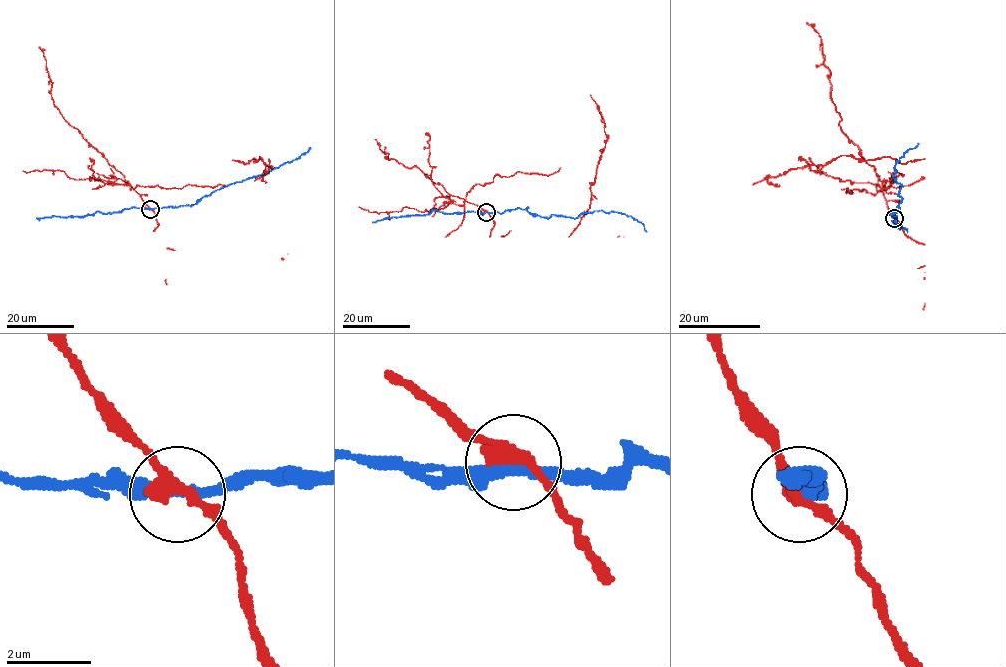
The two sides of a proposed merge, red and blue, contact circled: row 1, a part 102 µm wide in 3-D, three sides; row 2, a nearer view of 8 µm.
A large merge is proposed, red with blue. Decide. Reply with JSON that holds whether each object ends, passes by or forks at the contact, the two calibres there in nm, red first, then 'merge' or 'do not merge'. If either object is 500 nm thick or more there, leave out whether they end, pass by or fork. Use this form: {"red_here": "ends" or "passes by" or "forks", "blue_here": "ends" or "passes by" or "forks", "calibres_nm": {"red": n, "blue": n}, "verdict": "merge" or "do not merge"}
{"red_here": "passes by", "blue_here": "passes by", "calibres_nm": {"red": 320, "blue": 280}, "verdict": "do not merge"}

